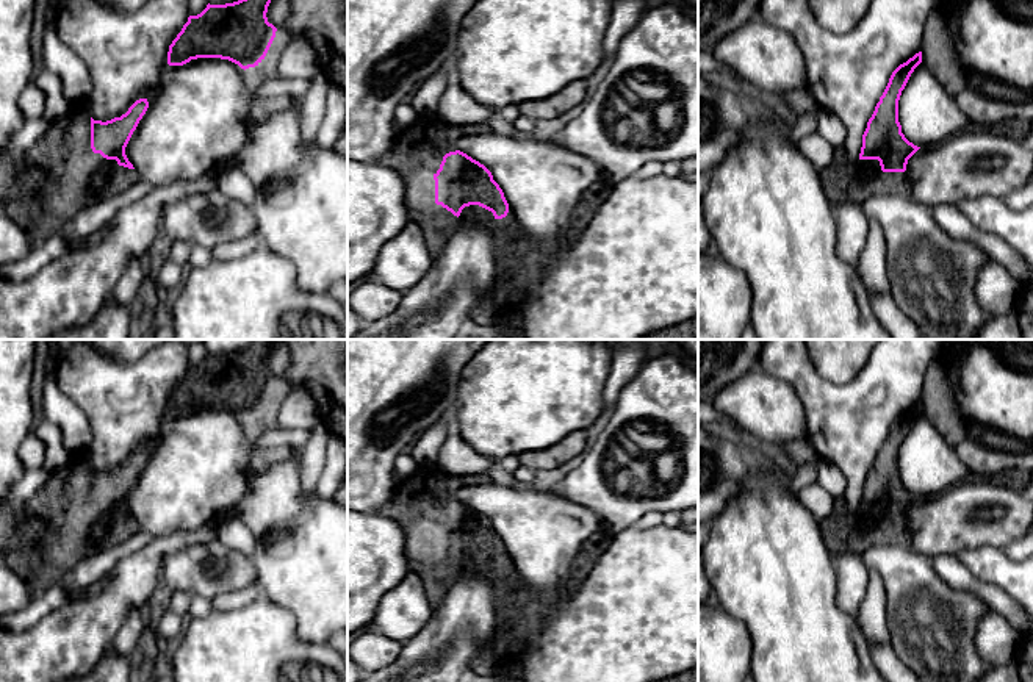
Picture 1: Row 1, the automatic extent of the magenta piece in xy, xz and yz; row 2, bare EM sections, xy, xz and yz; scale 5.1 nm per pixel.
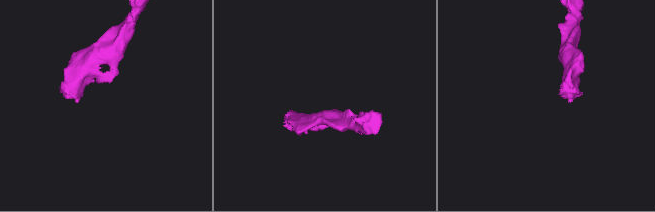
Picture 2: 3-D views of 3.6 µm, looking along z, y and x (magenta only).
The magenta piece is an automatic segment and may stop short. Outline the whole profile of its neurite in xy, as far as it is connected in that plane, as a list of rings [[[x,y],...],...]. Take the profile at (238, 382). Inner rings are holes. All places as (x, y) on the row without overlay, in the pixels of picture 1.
[[[254,339],[246,349],[225,355],[208,354],[200,364],[189,366],[169,396],[167,415],[183,416],[197,408],[221,408],[238,415],[244,421],[258,416],[265,410],[277,382],[266,368],[274,341]]]

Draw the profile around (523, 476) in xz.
[[[520,465],[520,466],[515,469],[513,477],[515,477],[515,483],[516,483],[516,485],[542,488],[540,485],[537,485],[537,483],[534,482],[535,471],[531,469],[531,468],[527,468],[527,466]]]

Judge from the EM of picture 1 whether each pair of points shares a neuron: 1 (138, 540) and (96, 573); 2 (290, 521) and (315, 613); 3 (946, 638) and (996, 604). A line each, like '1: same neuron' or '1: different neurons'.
1: same neuron
2: same neuron
3: different neurons

